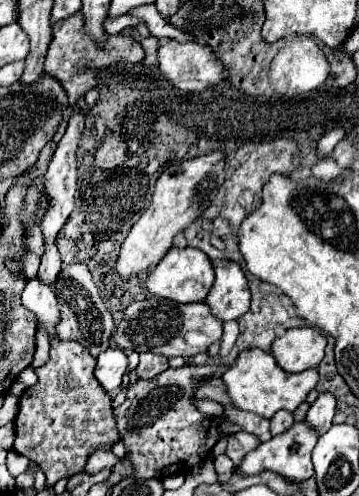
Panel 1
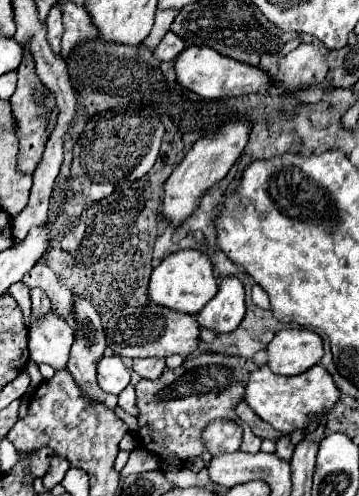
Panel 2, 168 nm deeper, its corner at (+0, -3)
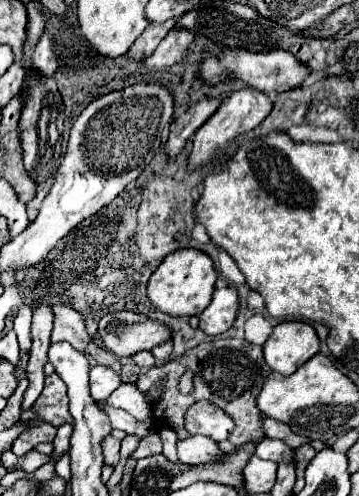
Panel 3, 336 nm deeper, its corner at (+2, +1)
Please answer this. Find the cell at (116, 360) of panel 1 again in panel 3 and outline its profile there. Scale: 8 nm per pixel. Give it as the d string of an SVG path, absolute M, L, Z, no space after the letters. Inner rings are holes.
M92 367L90 369L90 389L94 401L104 401L120 385L120 377L110 367Z

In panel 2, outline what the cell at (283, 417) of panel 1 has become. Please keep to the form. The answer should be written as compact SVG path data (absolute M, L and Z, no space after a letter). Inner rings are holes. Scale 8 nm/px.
M282 435L278 441L276 441L276 455L280 459L290 459L292 457L292 451L294 451L294 445L290 441L288 435Z

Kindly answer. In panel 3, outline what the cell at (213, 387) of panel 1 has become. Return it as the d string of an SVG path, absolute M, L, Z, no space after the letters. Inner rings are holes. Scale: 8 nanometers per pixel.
M270 417L264 421L264 433L268 437L272 437L272 439L282 439L286 445L290 445L294 449L298 449L304 443L310 443L308 437L300 437L300 435L292 433L292 429L288 425L284 425L284 423L276 421L276 419L270 419Z

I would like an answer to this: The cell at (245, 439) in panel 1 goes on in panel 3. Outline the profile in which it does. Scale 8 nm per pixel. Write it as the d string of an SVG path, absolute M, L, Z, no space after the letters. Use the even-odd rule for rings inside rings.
M196 401L184 413L184 427L188 433L200 433L214 441L224 441L230 437L234 423L232 419L210 401Z

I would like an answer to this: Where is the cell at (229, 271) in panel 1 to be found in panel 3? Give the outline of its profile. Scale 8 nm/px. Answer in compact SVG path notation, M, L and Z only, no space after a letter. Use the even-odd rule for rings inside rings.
M220 287L214 291L212 303L200 313L200 329L206 335L220 335L228 331L238 313L236 287Z

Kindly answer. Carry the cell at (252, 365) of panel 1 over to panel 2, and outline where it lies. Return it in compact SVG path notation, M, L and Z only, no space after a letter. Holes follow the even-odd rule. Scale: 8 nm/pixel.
M262 365L254 373L250 373L244 401L262 421L270 423L280 433L292 433L294 429L304 429L308 425L310 413L328 411L338 401L338 395L340 391L336 389L330 373L322 365L314 365L314 369L294 377L276 375L268 365Z

